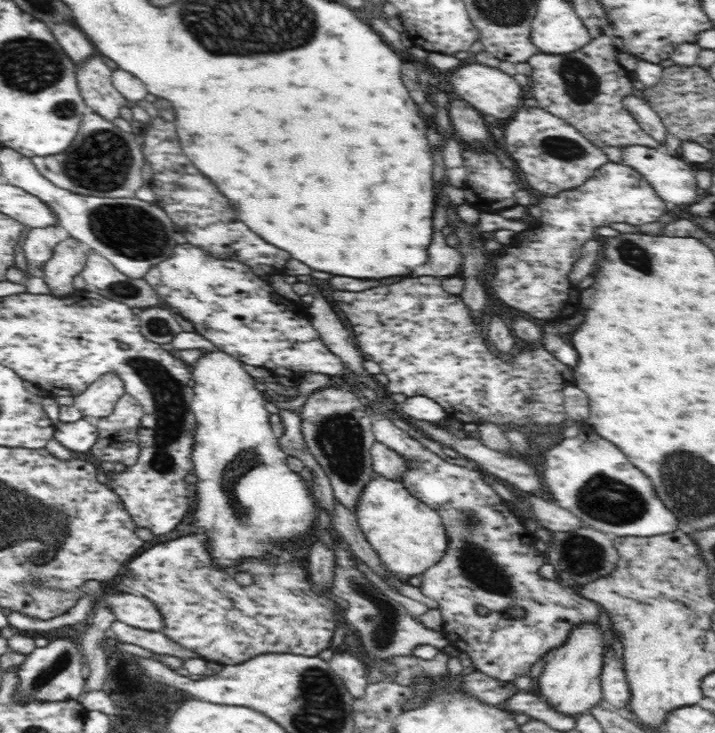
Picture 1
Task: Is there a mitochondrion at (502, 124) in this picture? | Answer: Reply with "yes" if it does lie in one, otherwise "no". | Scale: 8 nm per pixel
no

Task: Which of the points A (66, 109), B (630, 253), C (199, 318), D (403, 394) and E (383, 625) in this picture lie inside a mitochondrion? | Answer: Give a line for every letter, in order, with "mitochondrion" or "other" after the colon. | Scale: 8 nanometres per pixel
A: mitochondrion
B: mitochondrion
C: other
D: other
E: mitochondrion

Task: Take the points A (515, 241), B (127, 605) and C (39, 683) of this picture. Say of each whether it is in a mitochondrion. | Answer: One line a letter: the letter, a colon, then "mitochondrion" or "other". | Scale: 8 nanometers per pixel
A: other
B: other
C: mitochondrion

